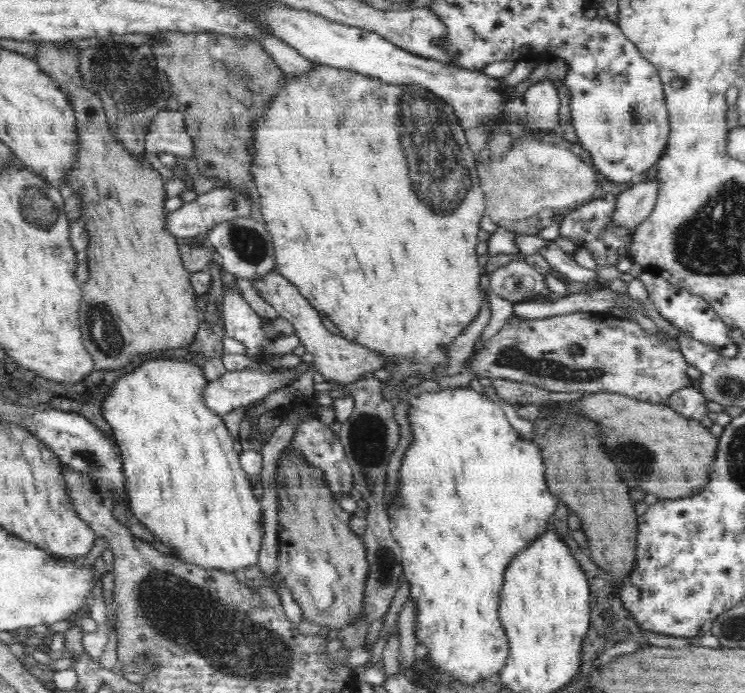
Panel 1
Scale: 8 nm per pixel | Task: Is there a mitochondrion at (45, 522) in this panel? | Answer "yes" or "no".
no

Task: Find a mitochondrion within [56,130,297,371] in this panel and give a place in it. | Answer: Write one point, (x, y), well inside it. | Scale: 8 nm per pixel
(105, 335)

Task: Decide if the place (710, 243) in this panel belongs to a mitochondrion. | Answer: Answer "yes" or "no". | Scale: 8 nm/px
yes

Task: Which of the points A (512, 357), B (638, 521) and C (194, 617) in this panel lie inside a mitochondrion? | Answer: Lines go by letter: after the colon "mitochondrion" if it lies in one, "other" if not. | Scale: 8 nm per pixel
A: mitochondrion
B: other
C: mitochondrion

